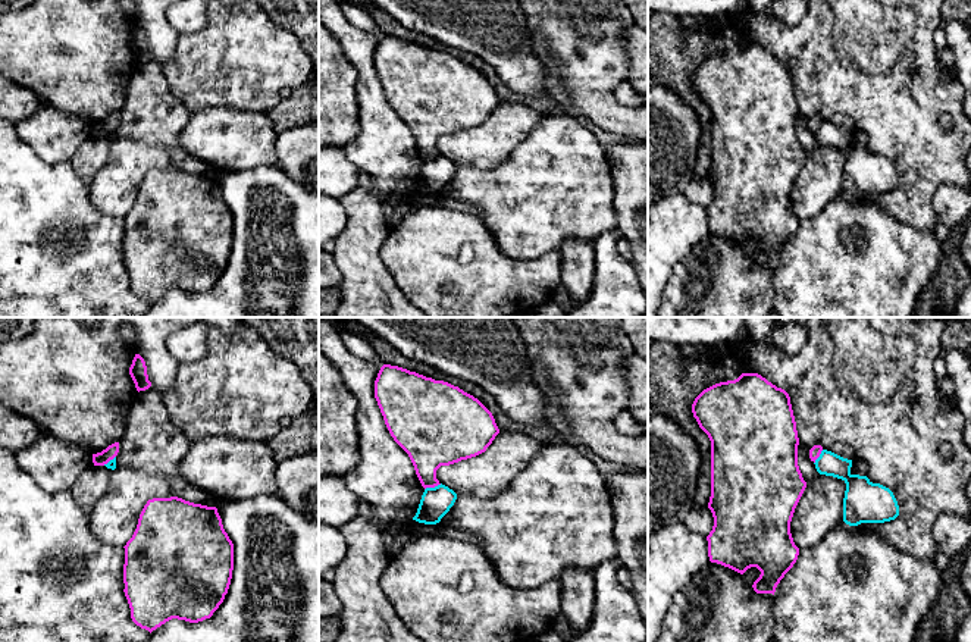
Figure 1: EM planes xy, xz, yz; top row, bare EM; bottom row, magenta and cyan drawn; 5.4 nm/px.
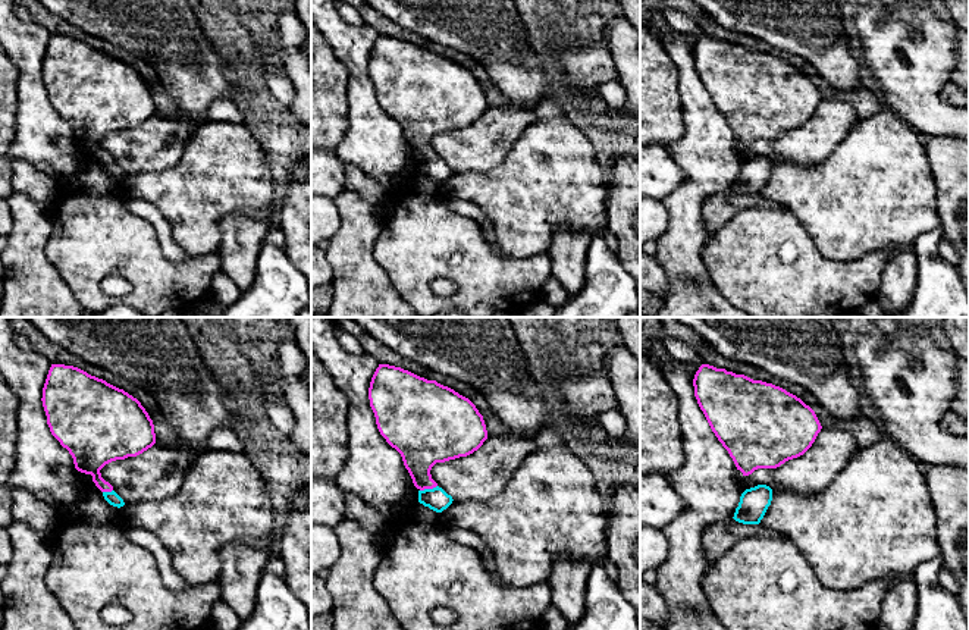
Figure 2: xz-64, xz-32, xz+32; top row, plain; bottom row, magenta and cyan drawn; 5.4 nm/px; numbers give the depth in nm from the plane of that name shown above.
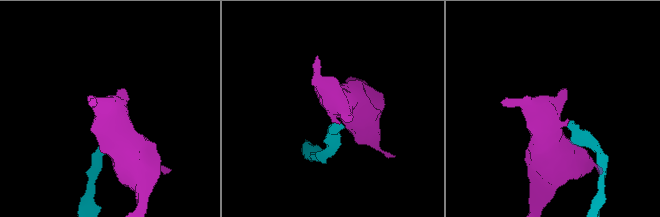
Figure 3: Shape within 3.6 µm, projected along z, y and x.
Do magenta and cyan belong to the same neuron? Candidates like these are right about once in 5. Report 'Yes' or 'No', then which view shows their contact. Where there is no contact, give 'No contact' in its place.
No. Touches magenta in xz

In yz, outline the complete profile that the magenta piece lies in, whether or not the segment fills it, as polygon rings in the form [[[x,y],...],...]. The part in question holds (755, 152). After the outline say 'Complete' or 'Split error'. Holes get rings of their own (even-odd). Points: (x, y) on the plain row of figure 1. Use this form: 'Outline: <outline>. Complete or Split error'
Outline: [[[742,44],[734,51],[720,53],[704,60],[692,75],[699,98],[711,112],[711,167],[708,179],[714,197],[708,212],[711,234],[729,238],[740,245],[757,238],[761,245],[752,259],[757,264],[773,264],[784,245],[798,231],[799,219],[790,204],[795,179],[806,159],[798,137],[798,101],[789,65],[758,44]]]. Complete

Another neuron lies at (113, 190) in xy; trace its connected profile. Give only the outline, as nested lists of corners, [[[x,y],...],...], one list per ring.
[[[115,140],[104,166],[88,181],[93,204],[103,213],[125,217],[148,170],[170,169],[169,151],[132,140]]]

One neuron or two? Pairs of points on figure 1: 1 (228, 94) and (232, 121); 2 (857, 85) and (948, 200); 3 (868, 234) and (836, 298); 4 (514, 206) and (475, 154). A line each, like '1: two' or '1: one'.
1: two
2: two
3: one
4: two

